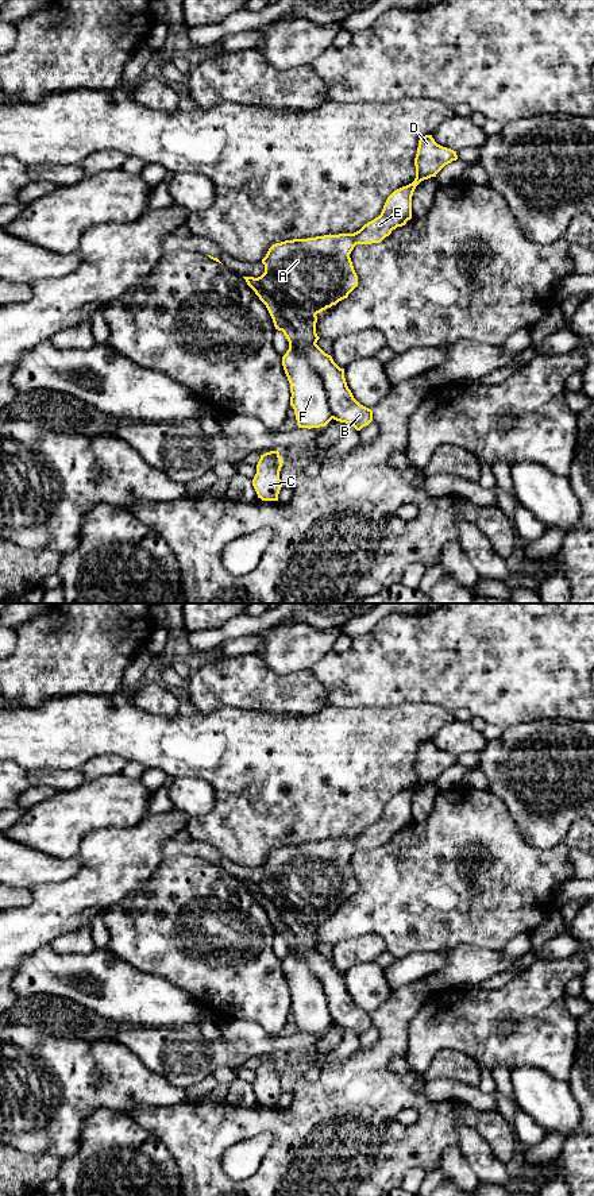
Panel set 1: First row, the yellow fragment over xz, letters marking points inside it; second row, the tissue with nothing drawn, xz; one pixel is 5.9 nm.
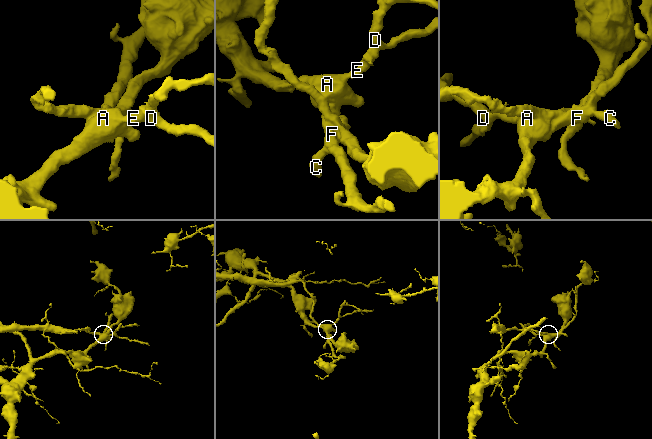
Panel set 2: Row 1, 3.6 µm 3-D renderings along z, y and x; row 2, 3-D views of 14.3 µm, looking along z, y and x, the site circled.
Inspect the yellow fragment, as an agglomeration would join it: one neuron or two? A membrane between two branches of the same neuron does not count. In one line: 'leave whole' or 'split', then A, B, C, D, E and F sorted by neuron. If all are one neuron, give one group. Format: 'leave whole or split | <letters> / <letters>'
split | A C D E F / B

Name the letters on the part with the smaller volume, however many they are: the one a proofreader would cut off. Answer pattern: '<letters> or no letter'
B

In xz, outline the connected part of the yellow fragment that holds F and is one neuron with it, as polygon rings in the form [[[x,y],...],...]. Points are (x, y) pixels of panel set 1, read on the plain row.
[[[290,949],[282,961],[282,971],[290,988],[290,1010],[294,1014],[298,1033],[325,1031],[333,1022],[319,979]]]

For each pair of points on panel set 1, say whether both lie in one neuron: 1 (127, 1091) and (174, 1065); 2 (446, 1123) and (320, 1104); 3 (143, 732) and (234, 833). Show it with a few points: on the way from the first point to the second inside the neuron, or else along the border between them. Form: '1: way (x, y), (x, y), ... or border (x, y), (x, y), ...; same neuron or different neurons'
1: border (135, 1053), (151, 1069), (184, 1090); different neurons
2: way (415, 1100), (351, 1100); same neuron
3: way (176, 745), (186, 745), (234, 793), (234, 801); same neuron

